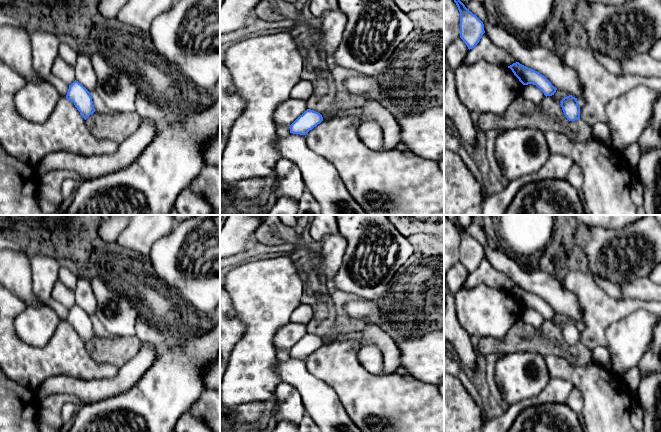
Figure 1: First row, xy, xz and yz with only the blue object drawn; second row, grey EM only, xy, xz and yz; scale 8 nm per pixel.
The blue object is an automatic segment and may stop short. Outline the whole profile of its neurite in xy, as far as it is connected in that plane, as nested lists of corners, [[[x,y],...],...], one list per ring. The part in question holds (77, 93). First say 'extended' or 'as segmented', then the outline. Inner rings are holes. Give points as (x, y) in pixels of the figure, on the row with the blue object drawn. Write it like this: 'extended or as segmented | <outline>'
as segmented | [[[76,80],[69,85],[66,99],[74,103],[85,120],[96,111],[91,93]]]

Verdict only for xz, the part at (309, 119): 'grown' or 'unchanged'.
unchanged

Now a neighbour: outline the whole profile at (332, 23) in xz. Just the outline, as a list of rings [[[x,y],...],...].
[[[339,9],[327,11],[317,18],[320,25],[316,27],[320,40],[313,44],[314,49],[322,49],[326,54],[334,54],[340,45],[347,18]]]

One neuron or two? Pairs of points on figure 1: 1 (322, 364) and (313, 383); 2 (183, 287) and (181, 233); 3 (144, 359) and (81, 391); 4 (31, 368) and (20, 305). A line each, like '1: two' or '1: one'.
1: two
2: one
3: one
4: one

